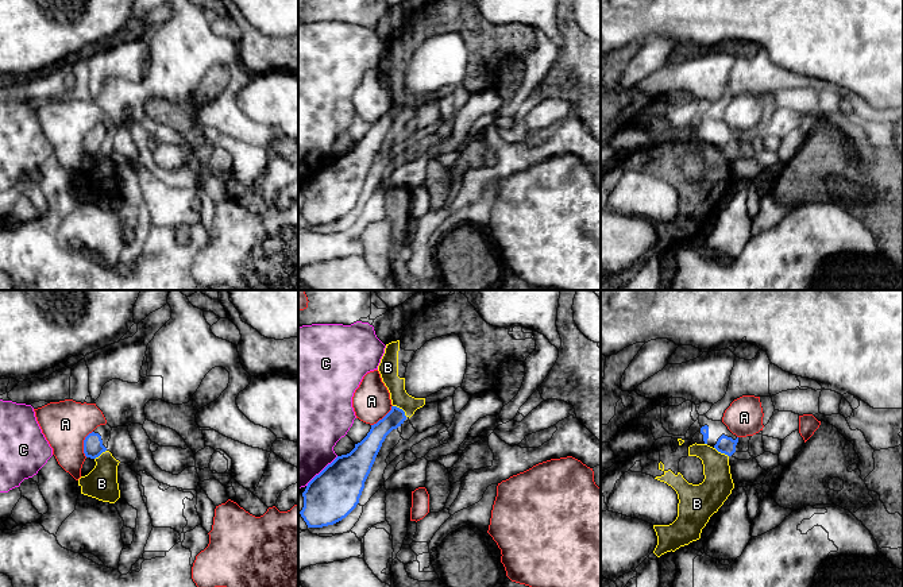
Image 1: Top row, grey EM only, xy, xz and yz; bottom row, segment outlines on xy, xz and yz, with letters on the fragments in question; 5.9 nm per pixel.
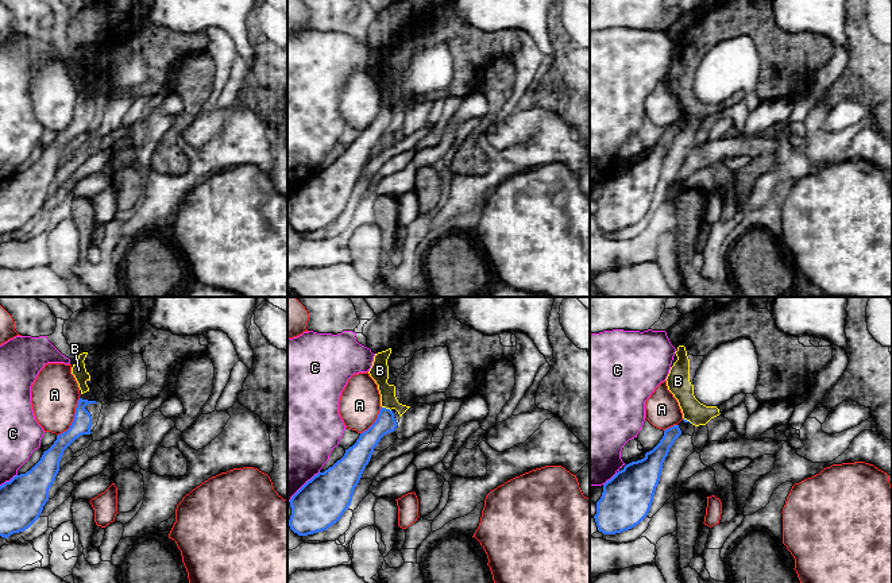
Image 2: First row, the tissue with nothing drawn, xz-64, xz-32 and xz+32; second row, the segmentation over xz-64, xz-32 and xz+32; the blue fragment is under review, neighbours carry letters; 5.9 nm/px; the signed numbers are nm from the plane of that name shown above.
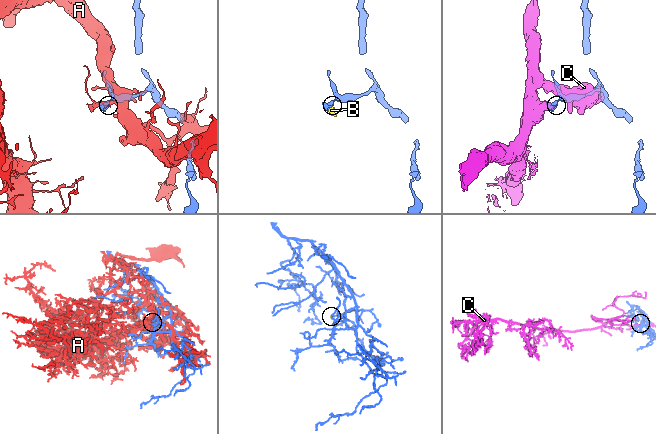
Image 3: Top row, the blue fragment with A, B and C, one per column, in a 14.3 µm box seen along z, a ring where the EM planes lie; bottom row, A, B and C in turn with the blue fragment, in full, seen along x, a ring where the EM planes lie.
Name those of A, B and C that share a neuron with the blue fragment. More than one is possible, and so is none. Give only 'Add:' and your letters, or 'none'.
Add: none

